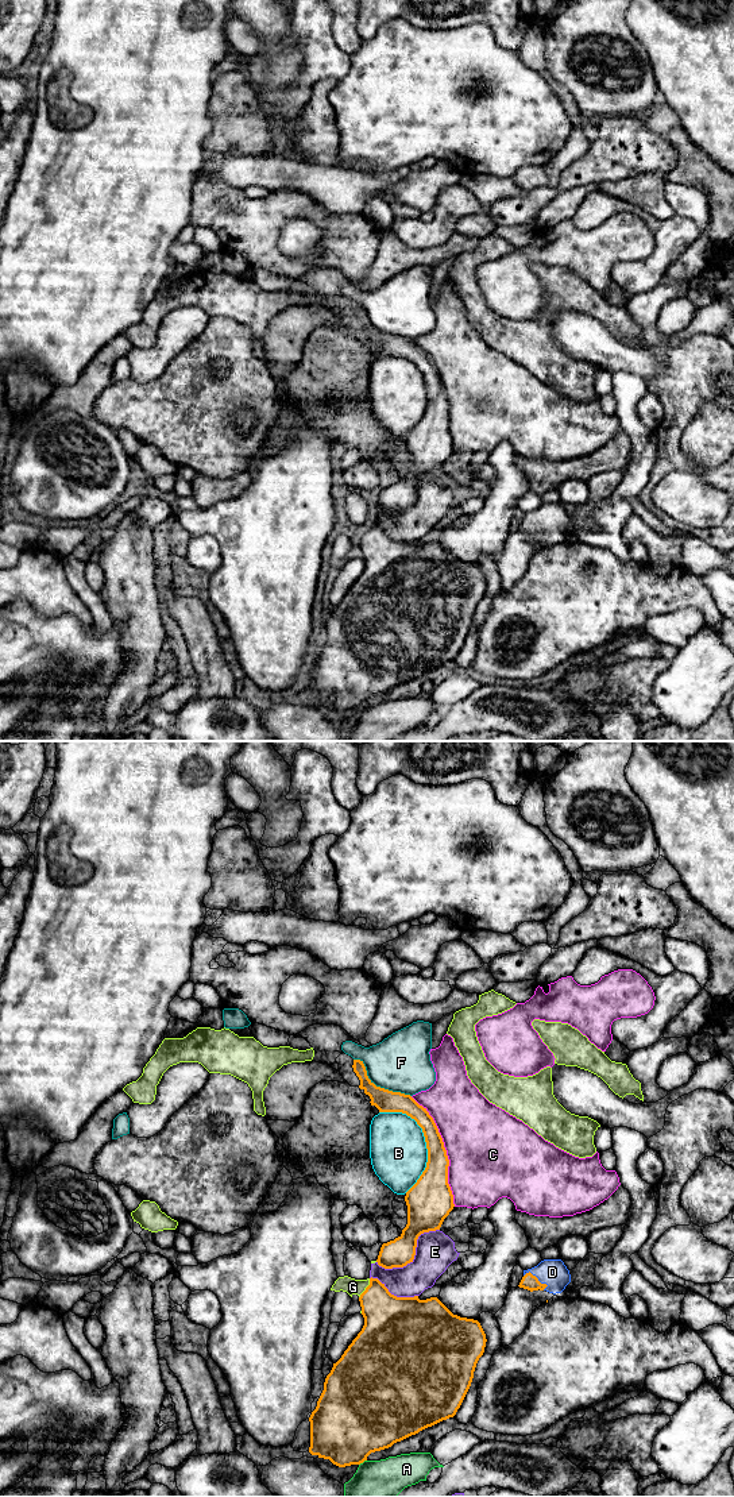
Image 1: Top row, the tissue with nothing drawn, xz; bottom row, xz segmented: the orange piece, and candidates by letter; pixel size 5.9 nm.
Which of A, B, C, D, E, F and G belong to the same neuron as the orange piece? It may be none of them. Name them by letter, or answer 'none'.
D

